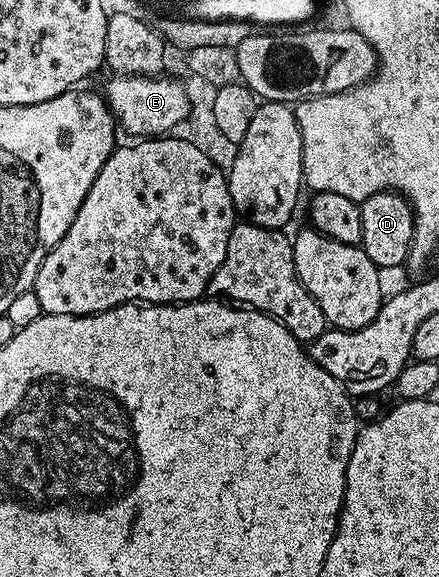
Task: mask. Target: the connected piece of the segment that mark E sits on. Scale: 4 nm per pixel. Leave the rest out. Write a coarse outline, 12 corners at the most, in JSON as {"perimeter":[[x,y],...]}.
{"perimeter":[[167,75],[113,76],[106,100],[136,139],[168,135],[188,93]]}

